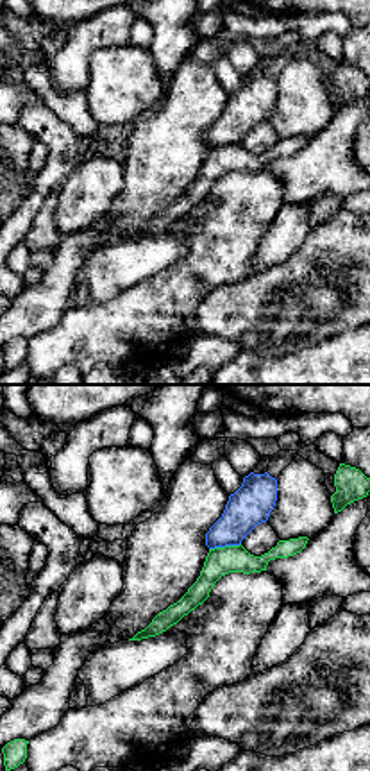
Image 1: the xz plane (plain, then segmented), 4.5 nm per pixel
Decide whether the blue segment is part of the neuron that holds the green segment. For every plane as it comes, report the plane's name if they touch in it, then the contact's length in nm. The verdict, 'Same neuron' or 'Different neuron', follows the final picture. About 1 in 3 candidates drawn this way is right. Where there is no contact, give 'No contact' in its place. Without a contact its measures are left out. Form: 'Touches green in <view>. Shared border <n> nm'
Touches green in xz. Shared border 150 nm

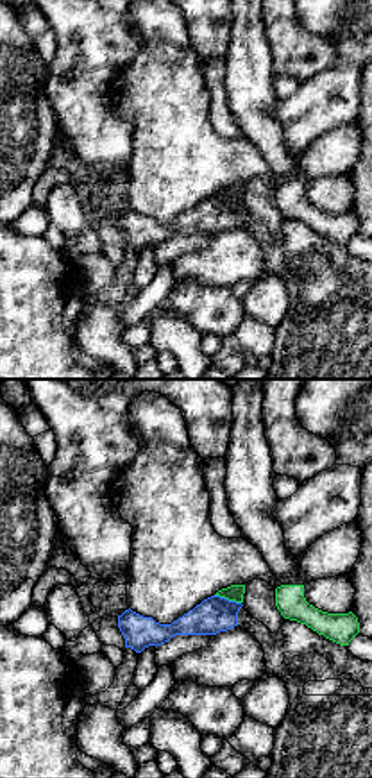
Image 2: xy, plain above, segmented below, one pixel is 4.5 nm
Touches green in xy. Shared border 130 nm

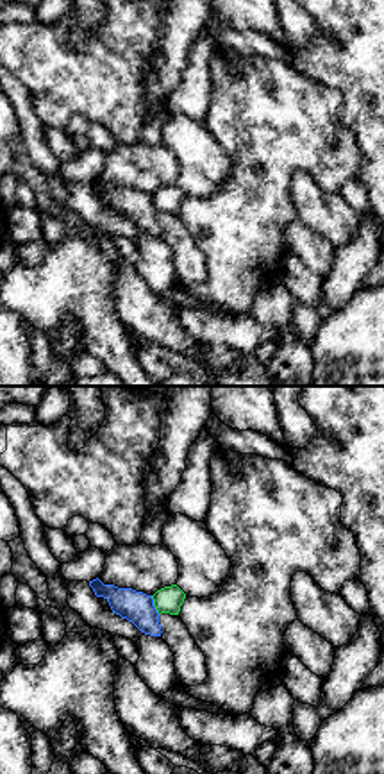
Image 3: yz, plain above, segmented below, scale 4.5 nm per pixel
Touches green in yz. Shared border 100 nm

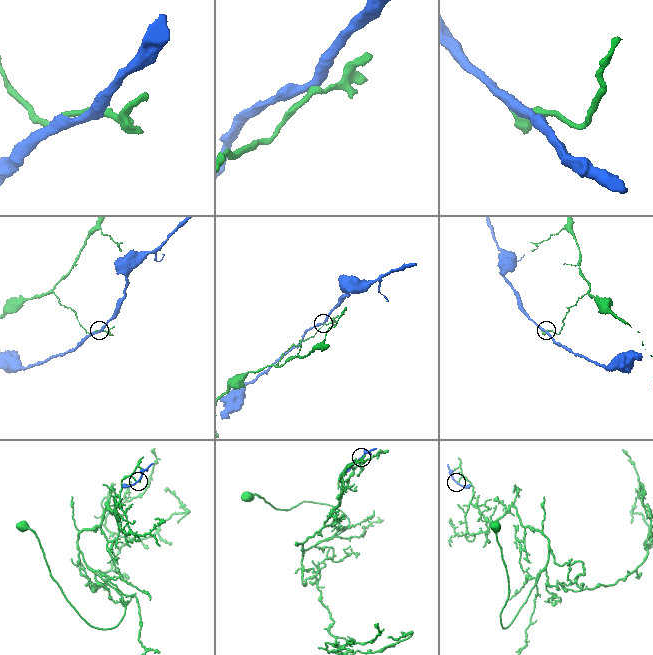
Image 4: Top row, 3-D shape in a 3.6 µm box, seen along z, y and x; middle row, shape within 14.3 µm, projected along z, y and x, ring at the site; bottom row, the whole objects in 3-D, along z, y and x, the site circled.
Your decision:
Different neuron

